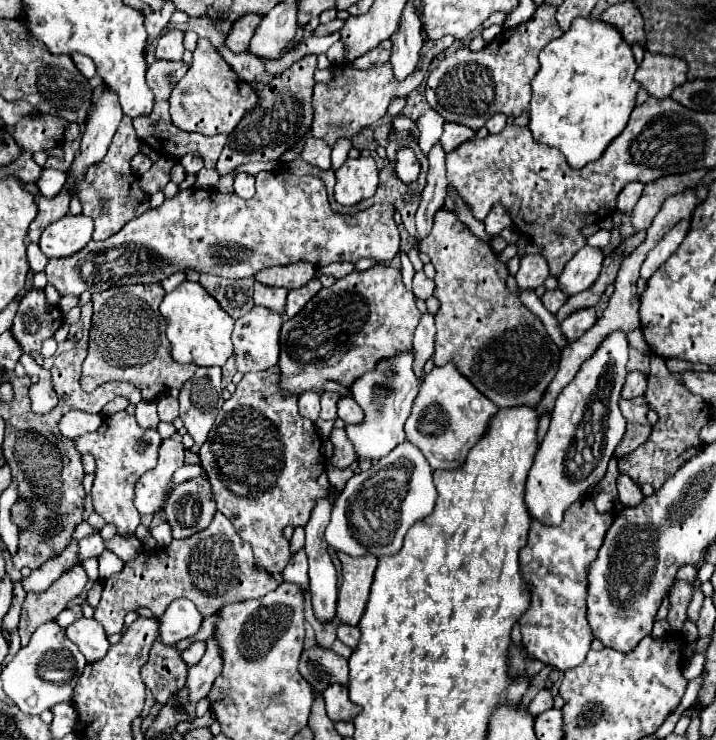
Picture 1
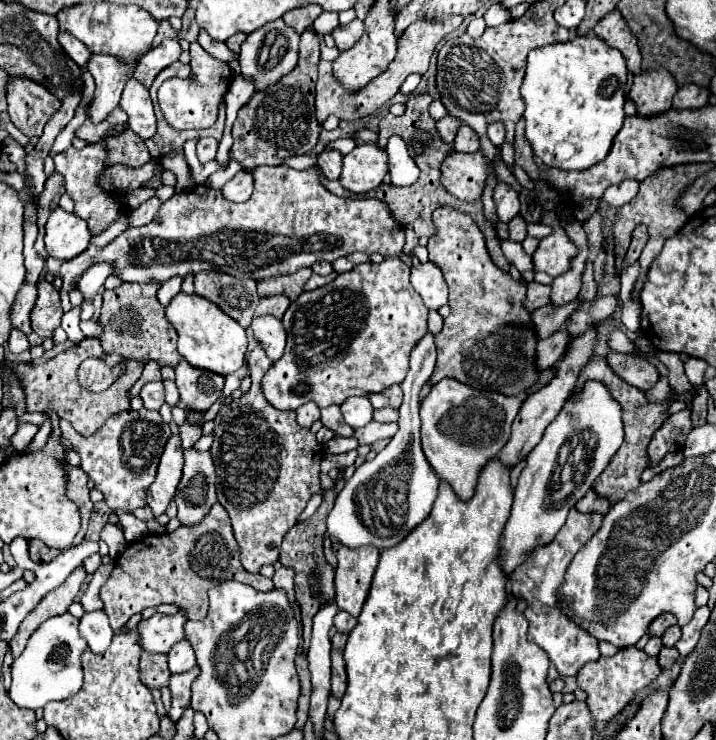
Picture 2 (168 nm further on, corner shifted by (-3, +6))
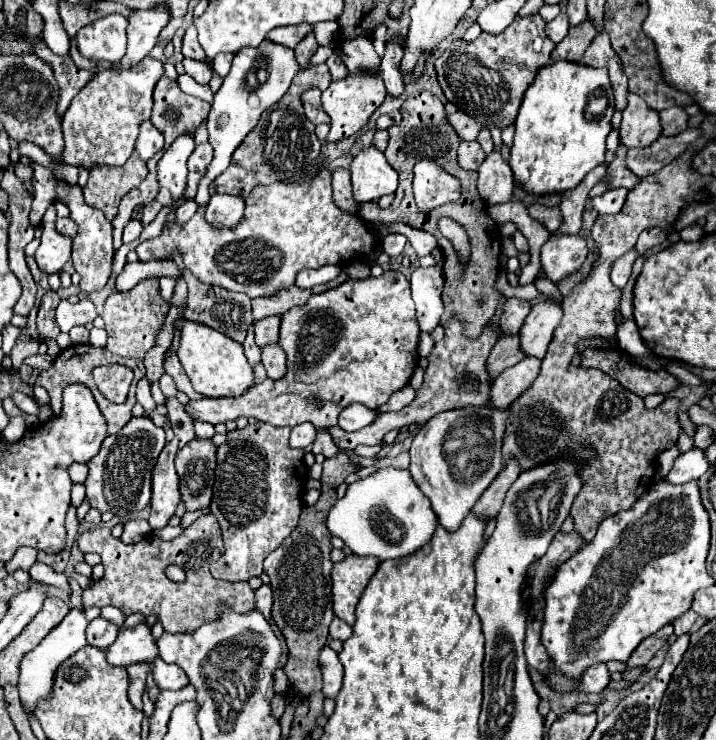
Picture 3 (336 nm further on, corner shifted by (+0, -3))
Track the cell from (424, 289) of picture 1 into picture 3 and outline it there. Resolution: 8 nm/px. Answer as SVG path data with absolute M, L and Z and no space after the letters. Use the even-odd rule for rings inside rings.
M441 266L415 268L411 274L411 294L417 308L417 322L421 332L431 332L443 314L443 270Z

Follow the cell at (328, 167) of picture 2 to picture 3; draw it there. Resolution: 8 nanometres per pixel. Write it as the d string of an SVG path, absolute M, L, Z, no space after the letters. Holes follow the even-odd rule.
M345 168L333 172L333 200L343 212L349 212L349 214L359 212L359 204L353 200L353 192L351 192L349 170Z

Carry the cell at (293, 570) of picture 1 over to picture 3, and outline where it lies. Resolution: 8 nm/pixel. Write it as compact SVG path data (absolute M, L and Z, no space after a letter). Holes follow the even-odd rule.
M263 584L259 590L255 590L255 610L259 610L267 620L271 618L271 606L273 606L273 594L271 586Z

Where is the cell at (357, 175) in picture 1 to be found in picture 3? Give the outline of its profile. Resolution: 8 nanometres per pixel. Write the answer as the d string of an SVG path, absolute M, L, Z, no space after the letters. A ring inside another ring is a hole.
M375 146L363 148L351 162L351 184L353 196L359 204L373 202L395 192L397 172Z

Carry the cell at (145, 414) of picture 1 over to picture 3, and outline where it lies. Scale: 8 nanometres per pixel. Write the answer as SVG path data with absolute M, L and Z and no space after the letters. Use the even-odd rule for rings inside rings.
M141 378L137 382L137 402L149 412L155 408L155 400L151 396L151 388L149 388L149 380L147 378Z

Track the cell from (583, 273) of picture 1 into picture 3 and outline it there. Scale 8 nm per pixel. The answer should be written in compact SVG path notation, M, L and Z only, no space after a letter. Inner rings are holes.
M553 300L535 304L519 330L521 350L525 352L525 356L543 358L553 338L553 330L557 328L559 322L561 322L561 304L555 304Z

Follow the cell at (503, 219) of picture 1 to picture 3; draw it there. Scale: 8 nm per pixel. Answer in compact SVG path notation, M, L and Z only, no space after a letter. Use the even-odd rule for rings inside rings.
M493 150L487 154L483 164L477 170L479 180L477 180L477 190L481 192L481 198L493 206L499 202L509 202L511 192L513 192L513 174L509 164L503 160L501 152Z

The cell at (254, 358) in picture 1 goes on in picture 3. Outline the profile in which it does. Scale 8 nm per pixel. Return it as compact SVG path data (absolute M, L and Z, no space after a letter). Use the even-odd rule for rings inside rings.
M269 344L269 348L263 348L263 366L267 370L267 376L271 380L281 380L287 372L287 358L279 344Z

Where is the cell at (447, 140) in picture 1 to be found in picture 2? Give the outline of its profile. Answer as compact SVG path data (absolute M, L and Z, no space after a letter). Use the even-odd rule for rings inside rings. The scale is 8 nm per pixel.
M464 123L458 127L456 139L454 139L454 149L460 151L460 153L468 153L468 151L478 151L480 149L478 135Z

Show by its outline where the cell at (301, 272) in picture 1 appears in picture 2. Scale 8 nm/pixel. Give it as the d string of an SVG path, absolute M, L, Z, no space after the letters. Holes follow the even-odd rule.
M304 267L302 271L296 271L292 275L278 275L270 279L262 279L258 281L258 295L264 297L264 295L284 293L294 301L302 293L302 285L308 281L310 275L312 275L312 269Z

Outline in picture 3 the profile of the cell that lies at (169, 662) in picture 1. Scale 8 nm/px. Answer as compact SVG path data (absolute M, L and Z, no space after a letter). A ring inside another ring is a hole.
M139 662L139 664L129 664L125 670L127 670L127 674L129 674L129 692L127 692L127 694L129 694L129 702L131 702L137 710L141 710L141 706L143 706L141 694L143 694L145 678L147 678L151 666L145 664L145 662Z

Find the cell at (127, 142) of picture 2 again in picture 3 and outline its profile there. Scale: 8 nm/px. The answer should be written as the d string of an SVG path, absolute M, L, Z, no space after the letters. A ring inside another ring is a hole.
M133 152L121 168L93 168L83 190L85 202L99 208L107 220L113 220L117 216L117 180L133 180L133 168L143 168L143 160L137 152Z

